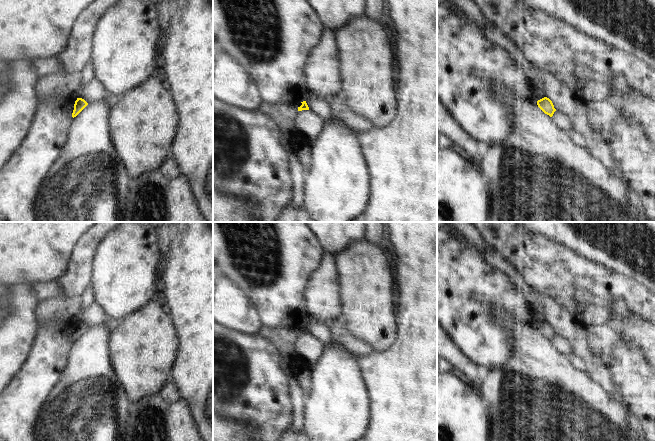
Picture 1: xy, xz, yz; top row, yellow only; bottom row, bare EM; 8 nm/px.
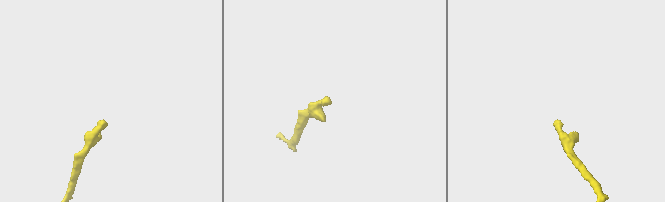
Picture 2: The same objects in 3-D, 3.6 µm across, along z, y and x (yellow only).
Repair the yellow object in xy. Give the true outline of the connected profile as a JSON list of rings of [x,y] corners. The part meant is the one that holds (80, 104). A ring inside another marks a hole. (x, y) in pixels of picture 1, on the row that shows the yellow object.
[[[77,98],[74,104],[74,110],[72,113],[72,117],[73,118],[76,117],[87,105],[88,103],[84,99]]]

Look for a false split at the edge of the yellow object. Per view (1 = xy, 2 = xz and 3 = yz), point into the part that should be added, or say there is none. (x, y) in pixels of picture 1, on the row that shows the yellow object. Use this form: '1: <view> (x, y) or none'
1: none
2: none
3: none

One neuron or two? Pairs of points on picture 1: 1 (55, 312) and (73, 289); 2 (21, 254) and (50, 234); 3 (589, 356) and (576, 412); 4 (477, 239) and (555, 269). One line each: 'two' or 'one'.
1: two
2: one
3: two
4: two

